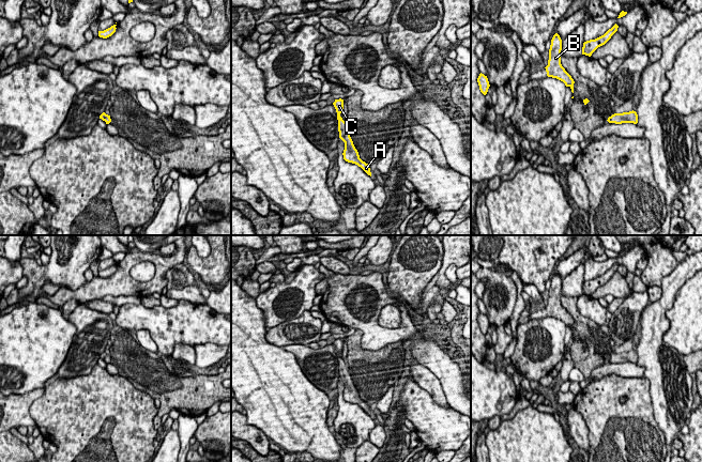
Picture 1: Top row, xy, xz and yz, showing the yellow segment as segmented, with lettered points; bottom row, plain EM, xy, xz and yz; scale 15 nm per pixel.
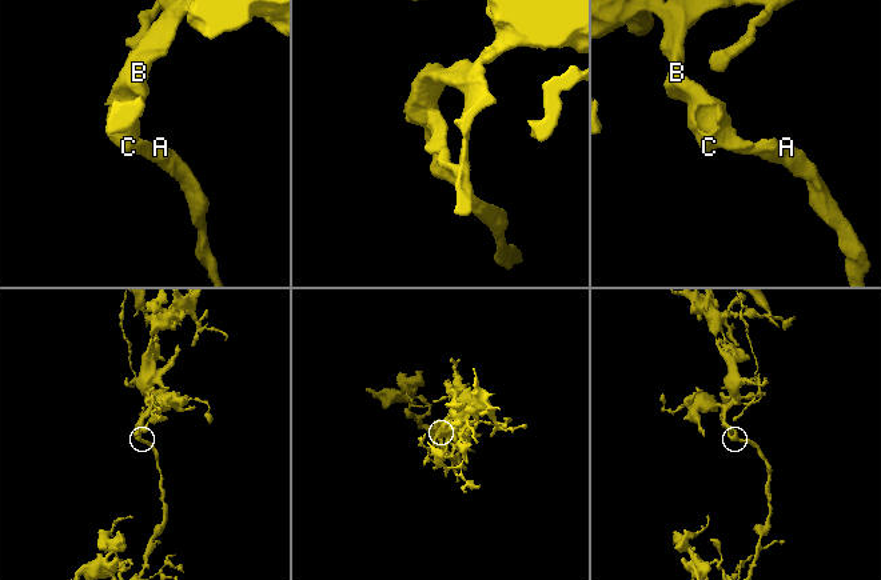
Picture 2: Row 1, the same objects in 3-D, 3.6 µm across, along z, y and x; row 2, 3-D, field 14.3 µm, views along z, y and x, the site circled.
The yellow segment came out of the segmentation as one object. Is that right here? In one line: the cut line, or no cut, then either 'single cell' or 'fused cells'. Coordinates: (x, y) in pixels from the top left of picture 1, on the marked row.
no cut | single cell

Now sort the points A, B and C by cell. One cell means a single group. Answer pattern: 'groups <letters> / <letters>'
groups A B C

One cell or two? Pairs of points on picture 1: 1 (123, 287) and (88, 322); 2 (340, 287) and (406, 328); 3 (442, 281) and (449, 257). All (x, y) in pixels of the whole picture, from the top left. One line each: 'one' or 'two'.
1: two
2: one
3: one

